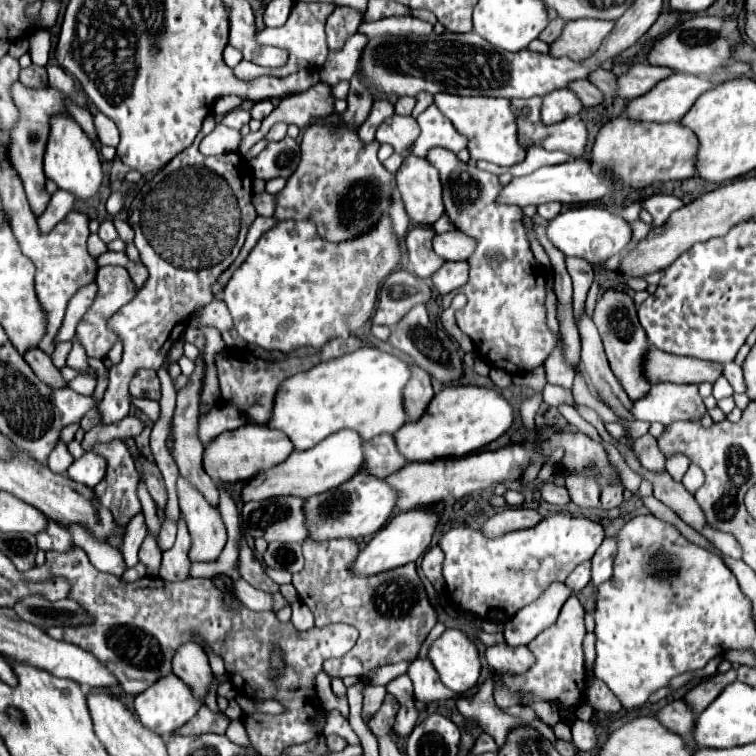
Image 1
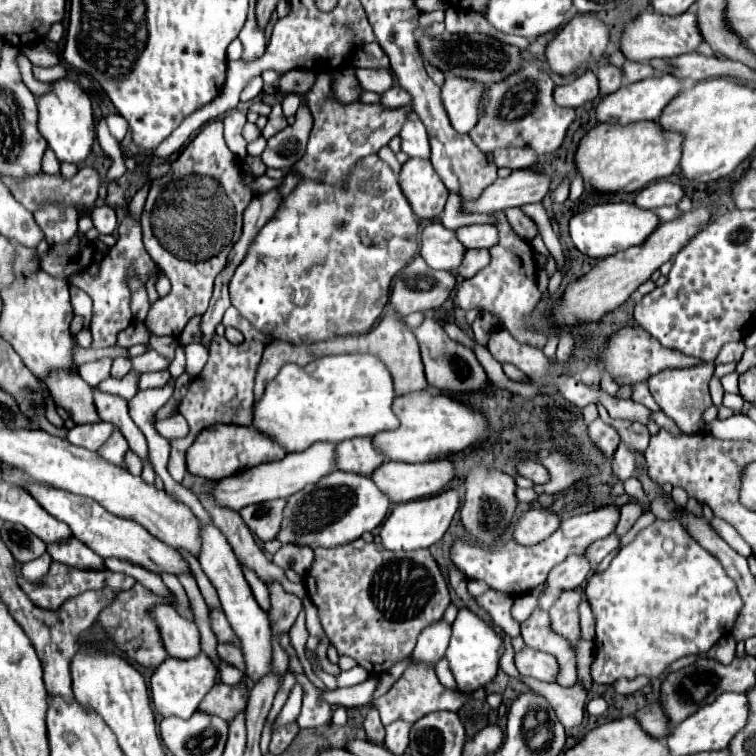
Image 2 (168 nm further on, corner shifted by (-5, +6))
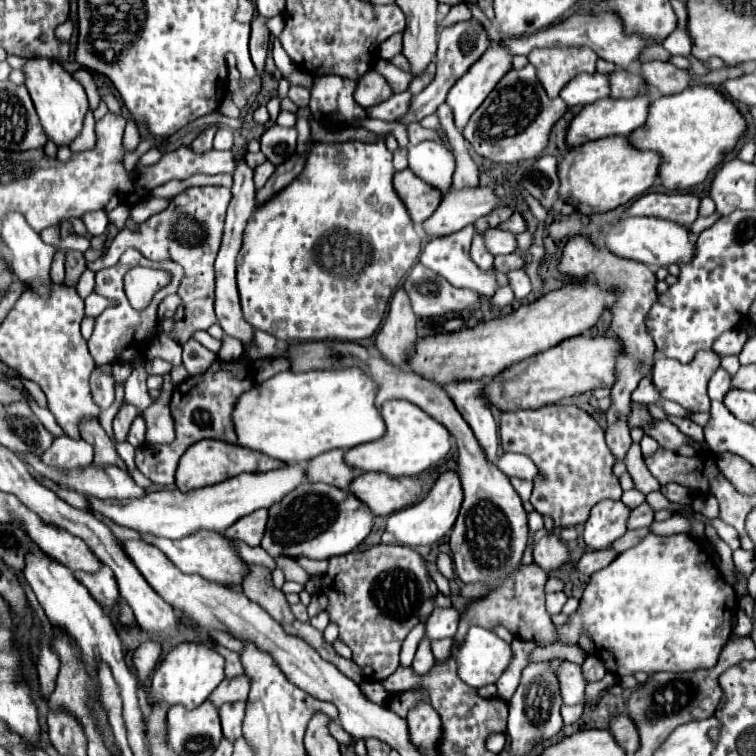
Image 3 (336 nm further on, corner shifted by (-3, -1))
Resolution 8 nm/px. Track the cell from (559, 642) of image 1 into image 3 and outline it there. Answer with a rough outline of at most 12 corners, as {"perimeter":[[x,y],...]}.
{"perimeter":[[564,592],[546,596],[550,616],[560,614],[568,596]]}

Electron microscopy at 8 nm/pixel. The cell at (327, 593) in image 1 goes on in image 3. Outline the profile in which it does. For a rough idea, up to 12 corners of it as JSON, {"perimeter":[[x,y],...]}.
{"perimeter":[[414,548],[330,558],[320,588],[364,676],[436,608]]}

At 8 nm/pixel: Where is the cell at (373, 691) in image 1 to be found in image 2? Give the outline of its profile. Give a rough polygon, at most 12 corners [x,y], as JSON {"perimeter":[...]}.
{"perimeter":[[372,707],[364,719],[366,737],[384,743],[384,725]]}

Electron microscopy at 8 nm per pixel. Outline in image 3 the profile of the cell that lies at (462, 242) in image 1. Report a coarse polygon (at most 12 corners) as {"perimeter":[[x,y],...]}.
{"perimeter":[[476,230],[490,254],[512,254],[516,238],[512,232]]}

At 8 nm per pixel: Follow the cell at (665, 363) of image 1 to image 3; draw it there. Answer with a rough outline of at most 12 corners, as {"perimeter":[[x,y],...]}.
{"perimeter":[[586,332],[498,374],[500,410],[616,382],[622,342]]}

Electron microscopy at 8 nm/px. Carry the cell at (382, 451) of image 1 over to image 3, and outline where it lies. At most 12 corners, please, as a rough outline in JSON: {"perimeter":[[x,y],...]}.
{"perimeter":[[330,450],[306,464],[310,482],[348,488],[356,470],[346,450]]}

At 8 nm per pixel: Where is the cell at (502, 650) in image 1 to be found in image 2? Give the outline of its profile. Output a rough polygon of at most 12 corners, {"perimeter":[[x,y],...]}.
{"perimeter":[[516,653],[522,677],[556,681],[558,661],[550,653]]}

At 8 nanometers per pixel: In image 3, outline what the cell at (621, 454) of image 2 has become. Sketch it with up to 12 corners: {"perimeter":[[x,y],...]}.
{"perimeter":[[626,422],[606,428],[606,444],[616,462],[632,446]]}

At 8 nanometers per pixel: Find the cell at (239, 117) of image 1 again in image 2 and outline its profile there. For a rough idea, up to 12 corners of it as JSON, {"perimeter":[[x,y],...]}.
{"perimeter":[[230,111],[224,117],[224,141],[228,149],[246,157],[242,127],[246,115]]}

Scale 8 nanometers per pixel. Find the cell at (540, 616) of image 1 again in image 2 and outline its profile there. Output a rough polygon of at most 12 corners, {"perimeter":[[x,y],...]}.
{"perimeter":[[570,555],[546,579],[538,607],[548,611],[562,591],[580,587],[592,565]]}

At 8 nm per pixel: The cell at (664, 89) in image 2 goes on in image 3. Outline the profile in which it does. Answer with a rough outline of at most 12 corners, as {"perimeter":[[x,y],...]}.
{"perimeter":[[652,94],[602,98],[582,108],[566,142],[630,136],[644,126]]}

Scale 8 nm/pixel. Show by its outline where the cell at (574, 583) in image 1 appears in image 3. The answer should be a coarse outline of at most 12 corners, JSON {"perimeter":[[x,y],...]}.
{"perimeter":[[648,528],[630,530],[610,544],[620,554],[638,544]]}

